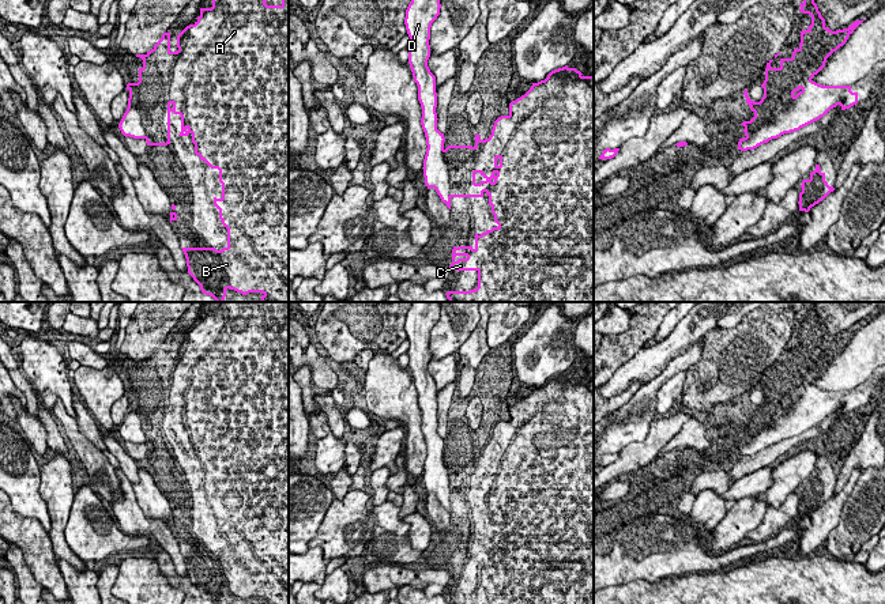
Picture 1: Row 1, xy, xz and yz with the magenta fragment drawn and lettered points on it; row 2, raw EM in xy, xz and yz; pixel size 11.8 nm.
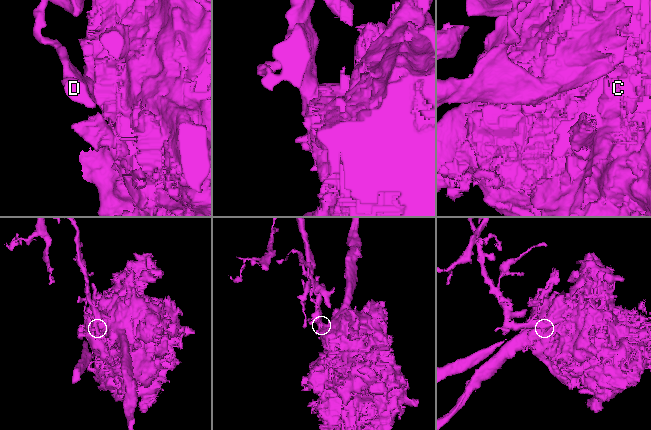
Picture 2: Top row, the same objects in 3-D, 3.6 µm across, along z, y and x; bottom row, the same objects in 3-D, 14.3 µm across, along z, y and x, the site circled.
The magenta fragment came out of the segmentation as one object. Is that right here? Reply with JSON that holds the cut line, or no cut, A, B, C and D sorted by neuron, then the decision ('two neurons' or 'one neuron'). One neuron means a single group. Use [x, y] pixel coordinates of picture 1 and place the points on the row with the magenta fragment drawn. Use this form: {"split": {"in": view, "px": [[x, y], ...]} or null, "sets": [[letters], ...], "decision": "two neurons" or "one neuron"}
{"split": {"in": "xz", "px": [[443, 150], [447, 165], [445, 181], [451, 196]]}, "sets": [["A", "B", "C"], ["D"]], "decision": "two neurons"}

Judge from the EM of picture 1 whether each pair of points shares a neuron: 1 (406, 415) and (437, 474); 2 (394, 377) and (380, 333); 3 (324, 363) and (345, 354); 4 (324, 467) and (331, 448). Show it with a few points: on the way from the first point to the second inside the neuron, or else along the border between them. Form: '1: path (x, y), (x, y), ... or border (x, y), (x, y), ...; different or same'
1: path (421, 430), (424, 453), (428, 459); same
2: border (375, 351), (387, 351), (390, 354); different
3: border (327, 355), (338, 363); different
4: path (326, 463), (330, 452); same

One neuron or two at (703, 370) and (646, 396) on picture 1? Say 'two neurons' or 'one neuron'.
two neurons

